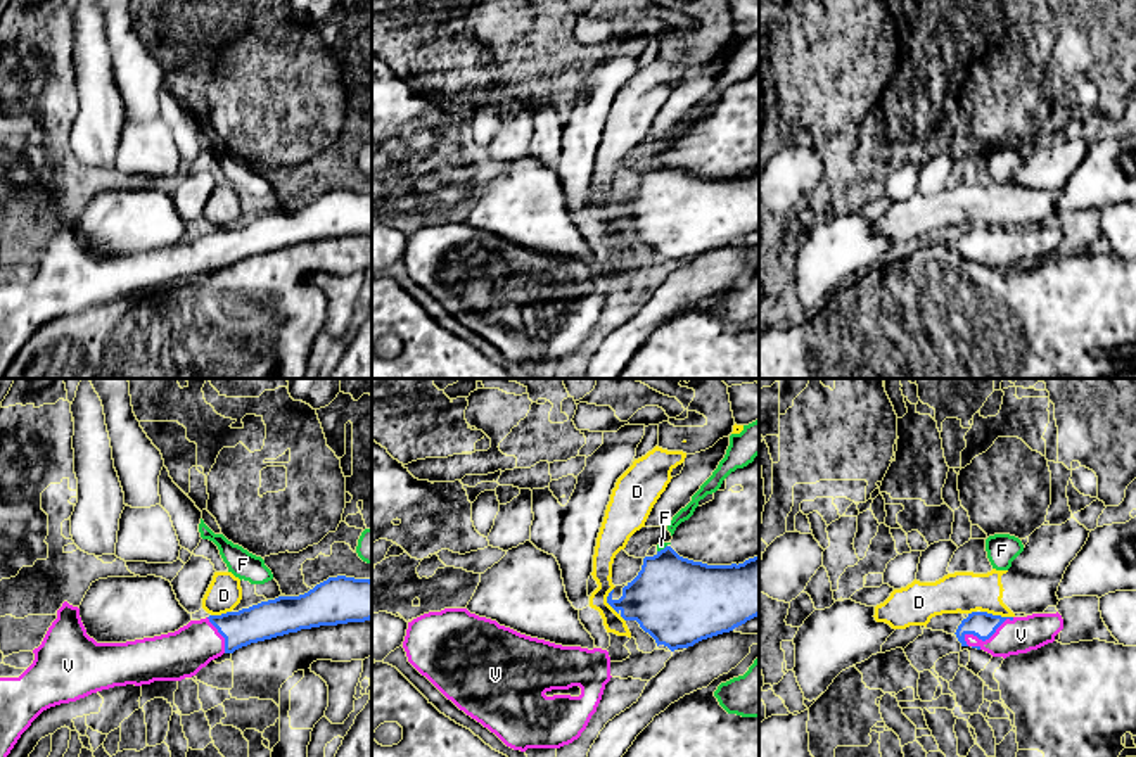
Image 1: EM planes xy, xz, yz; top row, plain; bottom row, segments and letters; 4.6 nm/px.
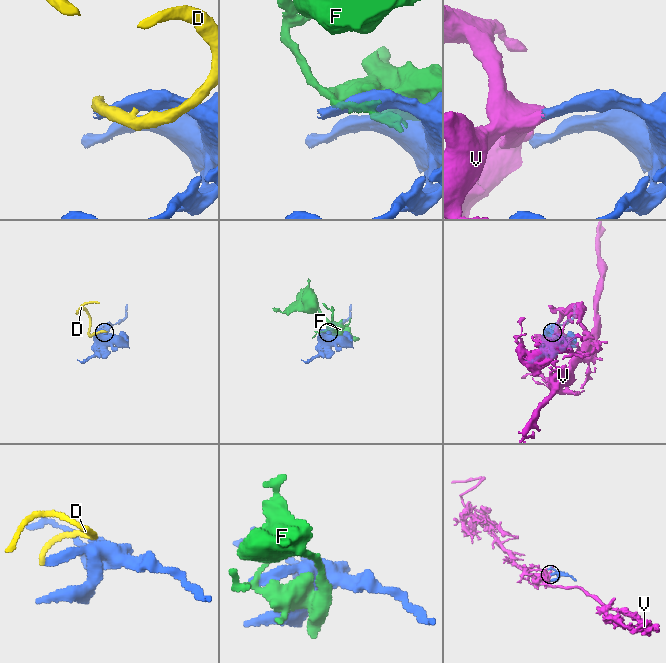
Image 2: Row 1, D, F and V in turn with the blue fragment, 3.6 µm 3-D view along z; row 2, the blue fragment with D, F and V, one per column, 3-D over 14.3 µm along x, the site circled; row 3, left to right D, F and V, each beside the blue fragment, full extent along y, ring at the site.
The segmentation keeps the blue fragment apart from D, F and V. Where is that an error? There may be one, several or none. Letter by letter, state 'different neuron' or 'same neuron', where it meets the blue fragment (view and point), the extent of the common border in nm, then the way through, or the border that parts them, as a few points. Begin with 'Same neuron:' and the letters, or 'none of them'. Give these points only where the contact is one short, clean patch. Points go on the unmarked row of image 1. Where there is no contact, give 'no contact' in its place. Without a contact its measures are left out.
Same neuron: V
D: different neuron; meets blue in yz at (996, 229); contact 160 nm long; border along yz (981, 223), (1012, 230)
F: different neuron; meets blue in xz at (661, 163); contact 60 nm long
V: same neuron; meets blue in yz at (988, 251); contact 260 nm long; runs through yz (981, 237), (988, 251), (1021, 248)

